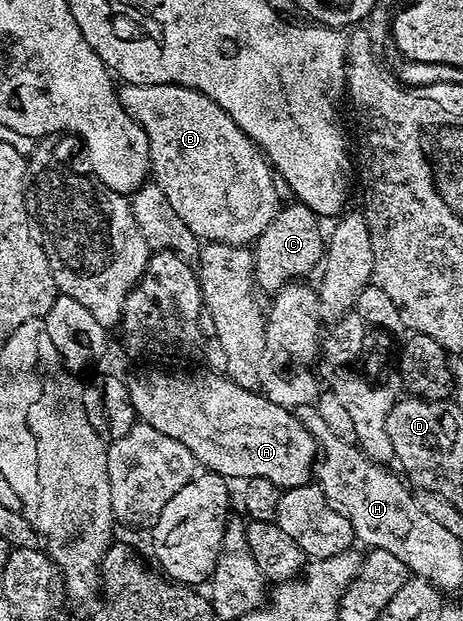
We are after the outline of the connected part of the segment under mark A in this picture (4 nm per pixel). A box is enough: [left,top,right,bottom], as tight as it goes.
[129,368,316,490]

